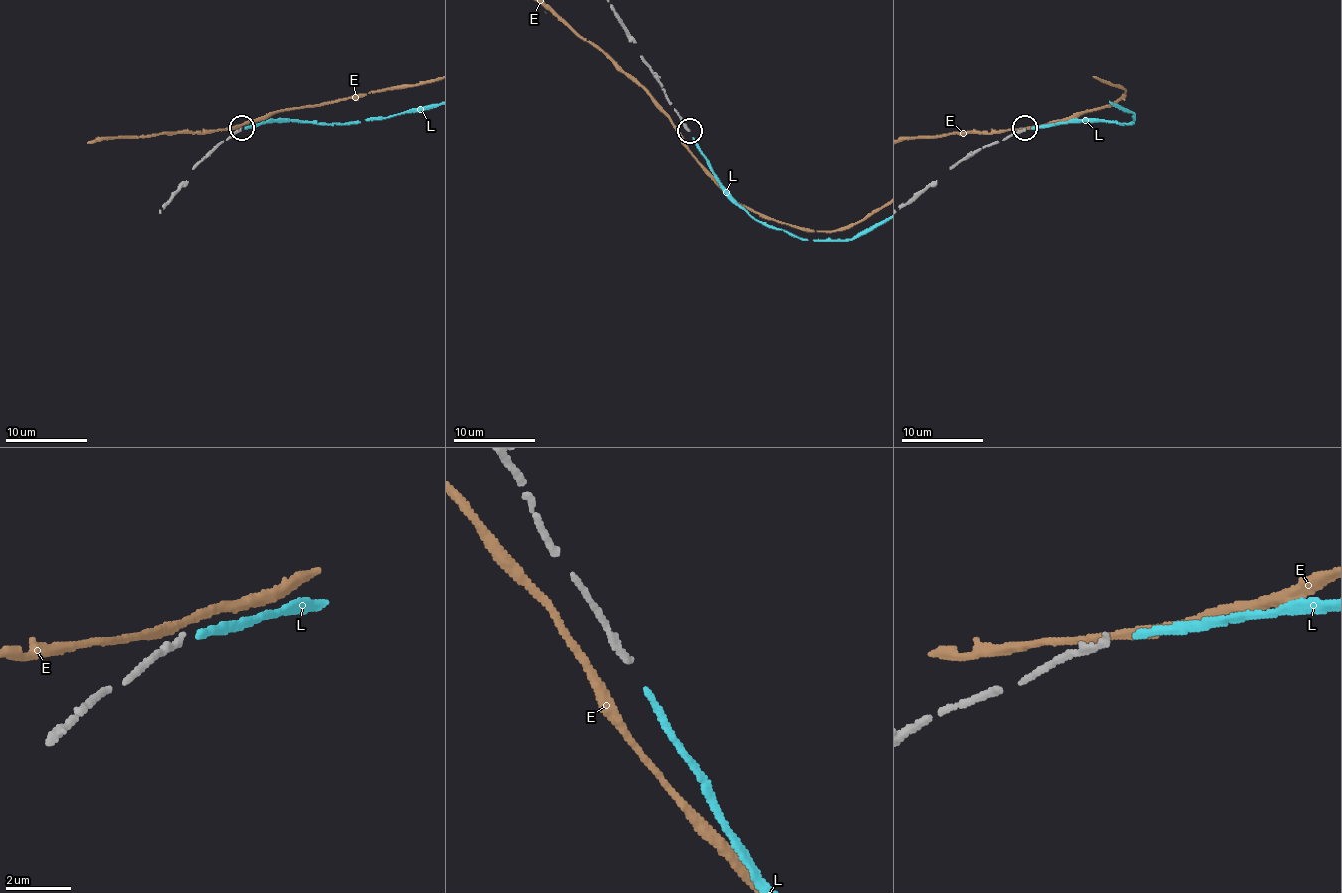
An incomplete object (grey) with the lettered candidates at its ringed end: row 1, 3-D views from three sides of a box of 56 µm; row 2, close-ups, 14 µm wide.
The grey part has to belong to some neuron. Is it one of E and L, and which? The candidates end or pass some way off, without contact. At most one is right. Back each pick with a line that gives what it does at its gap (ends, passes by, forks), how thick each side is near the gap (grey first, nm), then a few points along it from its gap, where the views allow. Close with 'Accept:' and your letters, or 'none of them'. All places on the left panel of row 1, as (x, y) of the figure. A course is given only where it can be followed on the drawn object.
L: it ends; calibres 200 and 200 nm
Accept: L

